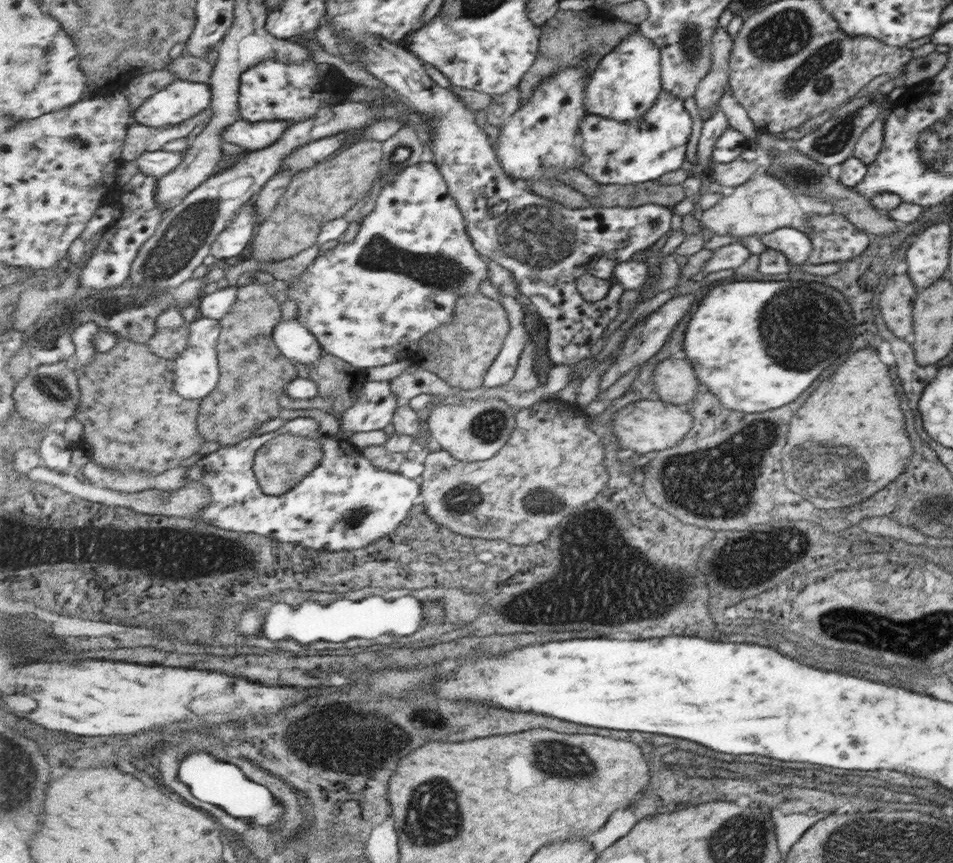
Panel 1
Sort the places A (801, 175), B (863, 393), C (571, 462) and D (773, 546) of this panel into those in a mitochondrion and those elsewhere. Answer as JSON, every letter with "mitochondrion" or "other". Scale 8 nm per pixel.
{"A":"mitochondrion","B":"other","C":"other","D":"mitochondrion"}

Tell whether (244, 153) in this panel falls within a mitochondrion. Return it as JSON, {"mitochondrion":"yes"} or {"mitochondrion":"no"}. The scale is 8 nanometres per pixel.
{"mitochondrion":"no"}

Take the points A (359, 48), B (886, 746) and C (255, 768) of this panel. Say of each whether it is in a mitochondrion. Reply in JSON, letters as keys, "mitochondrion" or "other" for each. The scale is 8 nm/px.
{"A":"other","B":"other","C":"other"}

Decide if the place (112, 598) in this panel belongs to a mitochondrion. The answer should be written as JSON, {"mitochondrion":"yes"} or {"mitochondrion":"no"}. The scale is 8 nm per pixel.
{"mitochondrion":"no"}

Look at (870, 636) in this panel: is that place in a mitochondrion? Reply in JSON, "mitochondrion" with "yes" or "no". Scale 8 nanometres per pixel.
{"mitochondrion":"yes"}

